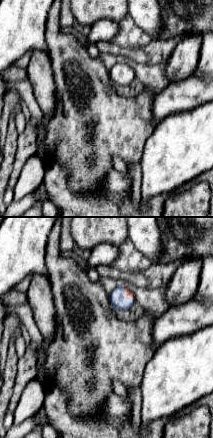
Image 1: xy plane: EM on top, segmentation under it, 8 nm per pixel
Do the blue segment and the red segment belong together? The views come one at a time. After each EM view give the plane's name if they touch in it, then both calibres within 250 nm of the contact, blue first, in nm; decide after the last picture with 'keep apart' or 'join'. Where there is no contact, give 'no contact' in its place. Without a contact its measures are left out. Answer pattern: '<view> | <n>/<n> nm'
xy | 120/80 nm

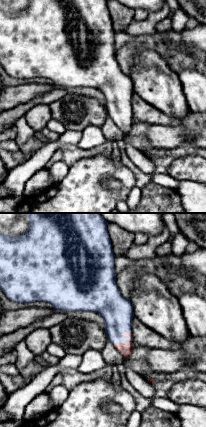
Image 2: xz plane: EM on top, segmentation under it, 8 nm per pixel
xz | 260/40 nm

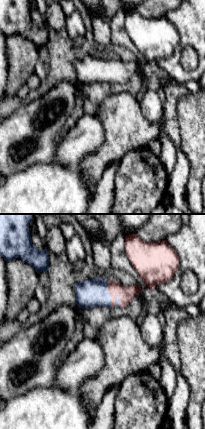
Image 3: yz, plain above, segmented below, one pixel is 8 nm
yz | 220/120 nm

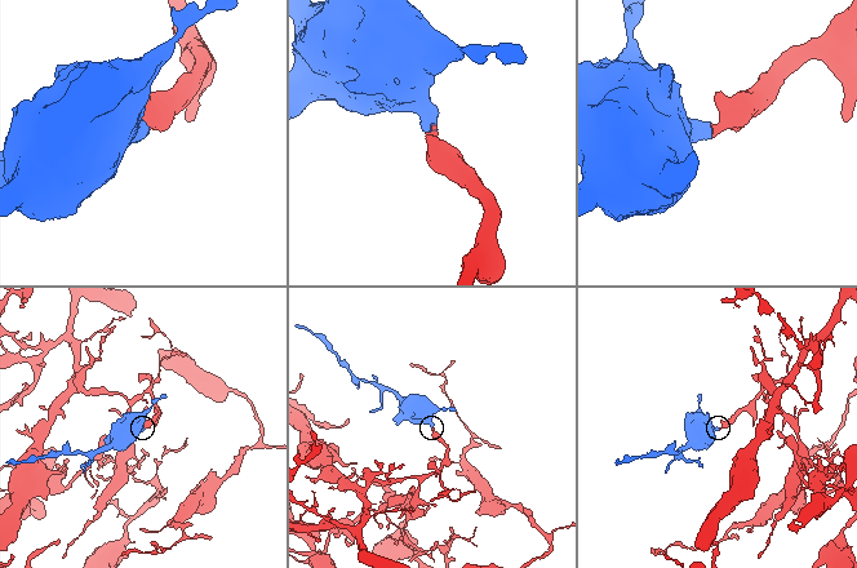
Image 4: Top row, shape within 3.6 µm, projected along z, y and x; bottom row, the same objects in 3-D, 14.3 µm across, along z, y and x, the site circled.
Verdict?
join

